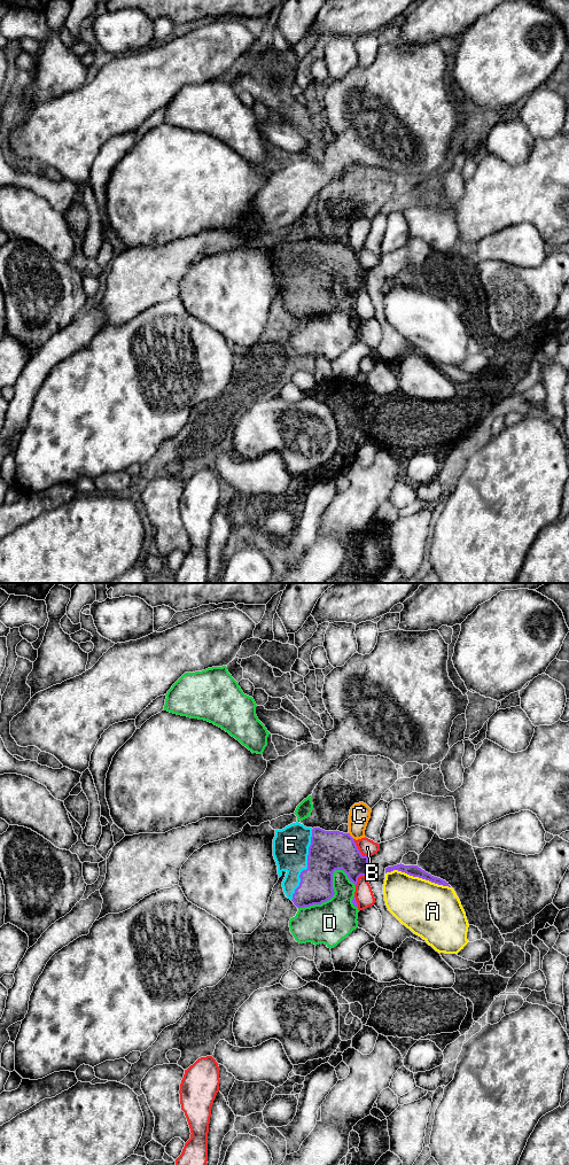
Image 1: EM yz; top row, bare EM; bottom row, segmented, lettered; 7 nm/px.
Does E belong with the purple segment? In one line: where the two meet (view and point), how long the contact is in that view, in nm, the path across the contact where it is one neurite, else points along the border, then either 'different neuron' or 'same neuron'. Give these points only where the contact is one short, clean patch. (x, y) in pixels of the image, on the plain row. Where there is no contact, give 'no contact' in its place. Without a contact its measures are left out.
contact yz (308, 278); length 500 nm; way yz (329, 263), (321, 264), (308, 278), (290, 257); same neuron

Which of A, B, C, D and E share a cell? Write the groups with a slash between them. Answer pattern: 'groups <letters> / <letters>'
groups A / B / C / D / E

